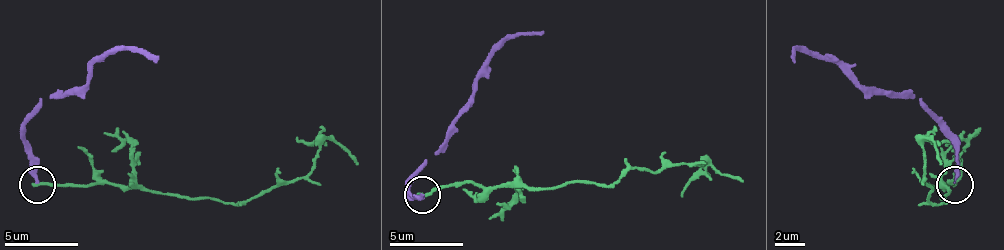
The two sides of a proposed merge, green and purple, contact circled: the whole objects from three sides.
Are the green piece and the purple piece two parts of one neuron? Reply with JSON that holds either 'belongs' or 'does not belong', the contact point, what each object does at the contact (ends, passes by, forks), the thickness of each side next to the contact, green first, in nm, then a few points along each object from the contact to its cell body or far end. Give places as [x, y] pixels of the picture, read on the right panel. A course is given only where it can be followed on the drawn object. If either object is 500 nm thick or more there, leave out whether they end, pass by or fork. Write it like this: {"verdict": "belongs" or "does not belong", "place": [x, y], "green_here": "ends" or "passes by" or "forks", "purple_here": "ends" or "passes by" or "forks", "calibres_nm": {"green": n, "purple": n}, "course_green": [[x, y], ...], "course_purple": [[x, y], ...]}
{"verdict": "does not belong", "place": [955, 184], "green_here": "ends", "purple_here": "ends", "calibres_nm": {"green": 220, "purple": 260}, "course_green": [[956, 185], [944, 185], [948, 182], [944, 200], [933, 204], [922, 178], [926, 137], [941, 163]], "course_purple": [[956, 182], [952, 130], [919, 97], [867, 93], [830, 60], [801, 49], [793, 53], [793, 64]]}

